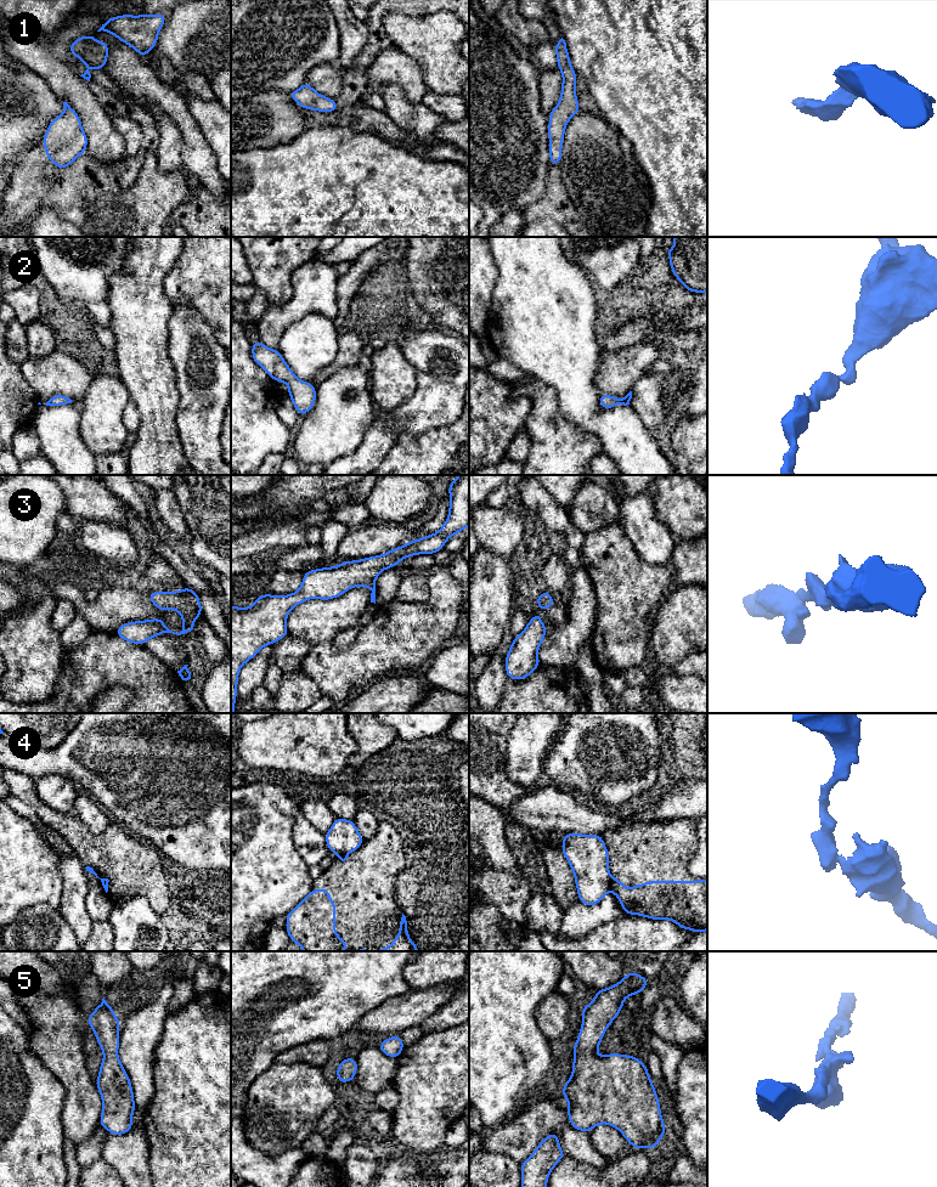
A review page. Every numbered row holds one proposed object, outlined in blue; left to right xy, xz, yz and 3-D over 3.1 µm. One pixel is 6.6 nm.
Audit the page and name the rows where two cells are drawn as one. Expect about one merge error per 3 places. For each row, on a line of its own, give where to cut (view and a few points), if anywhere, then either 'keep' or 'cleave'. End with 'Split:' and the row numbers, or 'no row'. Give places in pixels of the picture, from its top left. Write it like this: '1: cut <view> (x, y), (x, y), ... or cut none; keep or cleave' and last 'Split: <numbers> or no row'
1: cut none; keep
2: cut none; keep
3: cut none; keep
4: cut yz (611, 879), (609, 888); cleave
5: cut none; keep
Split: 4

